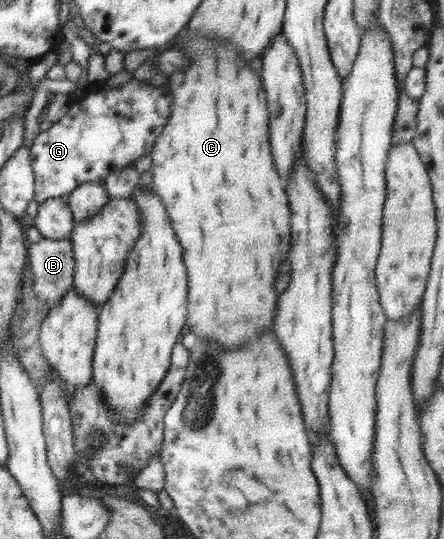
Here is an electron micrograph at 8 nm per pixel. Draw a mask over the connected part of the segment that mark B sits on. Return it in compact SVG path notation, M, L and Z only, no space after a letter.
M43 237L38 242L31 244L28 250L28 269L34 276L34 292L49 307L55 306L66 292L74 285L74 255L69 238Z

